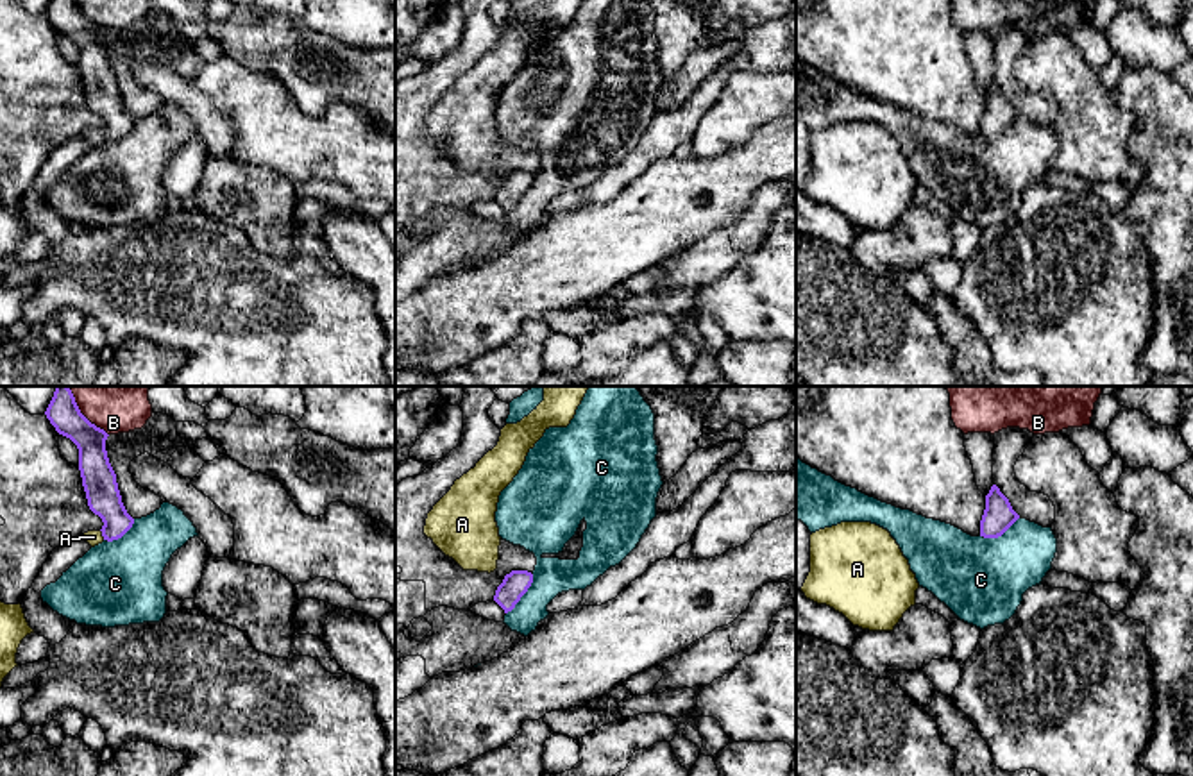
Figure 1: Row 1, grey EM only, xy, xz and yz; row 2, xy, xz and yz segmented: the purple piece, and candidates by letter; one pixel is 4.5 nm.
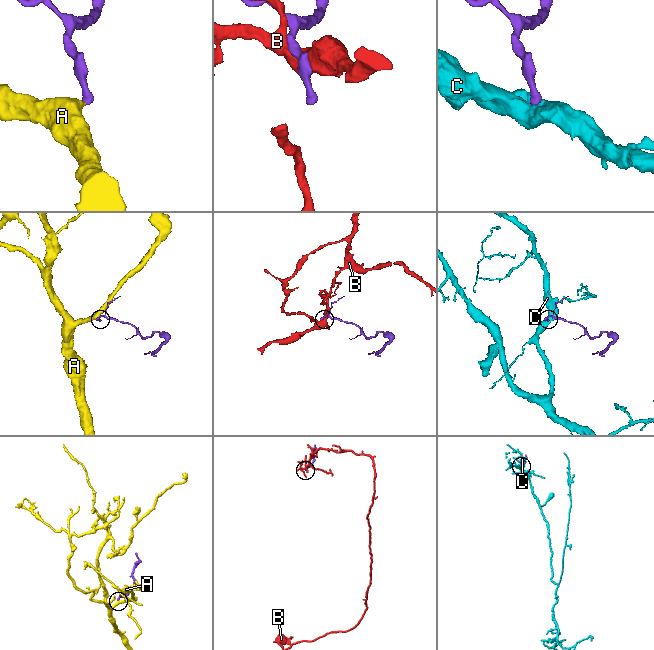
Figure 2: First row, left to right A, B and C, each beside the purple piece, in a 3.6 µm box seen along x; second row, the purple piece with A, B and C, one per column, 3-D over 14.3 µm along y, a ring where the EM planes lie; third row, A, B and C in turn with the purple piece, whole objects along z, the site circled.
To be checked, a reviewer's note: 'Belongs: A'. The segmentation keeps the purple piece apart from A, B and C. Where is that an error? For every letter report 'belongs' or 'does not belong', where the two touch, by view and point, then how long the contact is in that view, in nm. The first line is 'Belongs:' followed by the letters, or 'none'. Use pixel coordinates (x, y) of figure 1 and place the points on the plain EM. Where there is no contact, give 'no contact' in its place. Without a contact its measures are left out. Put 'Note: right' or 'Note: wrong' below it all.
Belongs: A
A: belongs; contact xy (102, 134); length 50 nm
B: does not belong; contact xy (88, 20); length 220 nm
C: does not belong; contact xz (524, 192); length 220 nm
Note: right

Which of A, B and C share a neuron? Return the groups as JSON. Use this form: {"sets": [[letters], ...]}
{"sets": [["A"], ["B"], ["C"]]}

